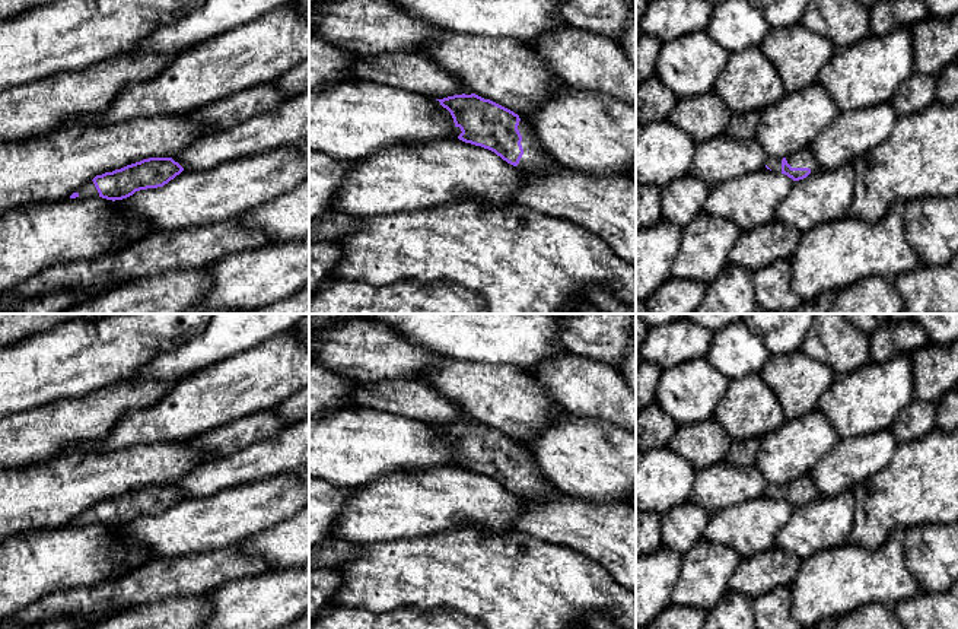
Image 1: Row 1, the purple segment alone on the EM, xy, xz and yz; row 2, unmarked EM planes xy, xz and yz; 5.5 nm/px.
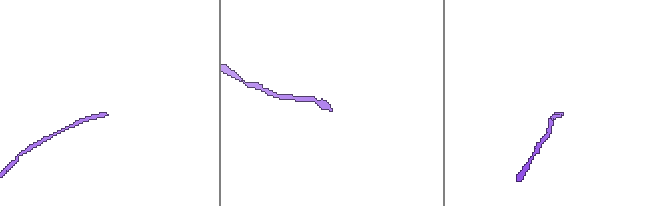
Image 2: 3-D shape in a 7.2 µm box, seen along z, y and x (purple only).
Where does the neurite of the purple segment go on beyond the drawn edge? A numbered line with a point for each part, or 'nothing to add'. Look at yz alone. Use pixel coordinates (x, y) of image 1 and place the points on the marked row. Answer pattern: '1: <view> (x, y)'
1: yz (804, 158)

